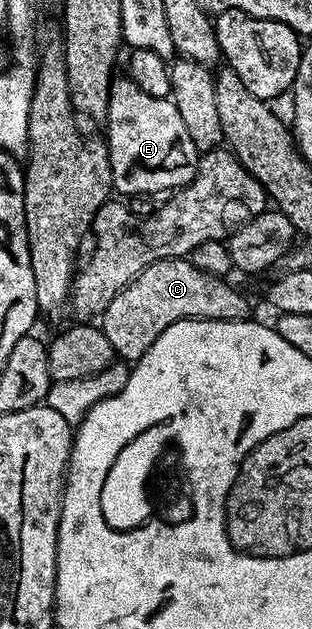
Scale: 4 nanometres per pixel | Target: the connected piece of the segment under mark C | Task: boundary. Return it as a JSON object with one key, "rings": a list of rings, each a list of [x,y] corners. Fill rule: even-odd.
{"rings":[[[187,257],[183,258],[163,258],[154,264],[150,264],[114,300],[110,300],[110,308],[102,316],[102,329],[106,340],[110,340],[112,347],[116,349],[116,358],[129,364],[139,363],[140,357],[178,320],[187,318],[209,318],[219,322],[243,322],[249,317],[248,298],[236,286],[228,283],[227,277],[202,272],[202,268],[194,268],[194,264]]]}

